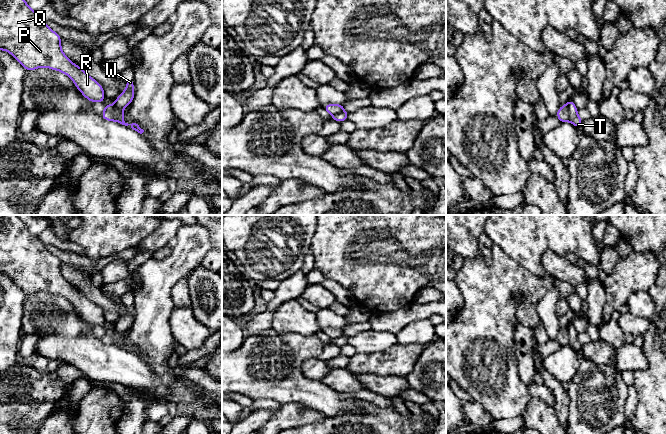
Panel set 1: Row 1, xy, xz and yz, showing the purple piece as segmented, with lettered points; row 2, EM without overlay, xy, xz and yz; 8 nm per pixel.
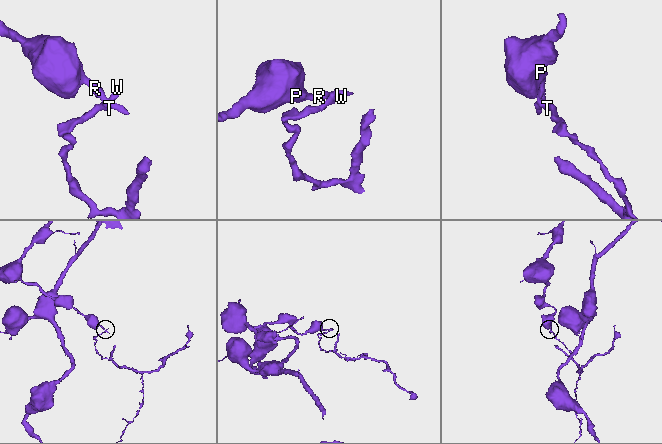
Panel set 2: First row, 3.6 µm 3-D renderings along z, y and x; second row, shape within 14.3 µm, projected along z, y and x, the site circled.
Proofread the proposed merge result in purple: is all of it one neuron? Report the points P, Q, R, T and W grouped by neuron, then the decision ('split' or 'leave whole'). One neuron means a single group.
P Q R / T W; split

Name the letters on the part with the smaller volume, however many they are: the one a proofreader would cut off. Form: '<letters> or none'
T, W

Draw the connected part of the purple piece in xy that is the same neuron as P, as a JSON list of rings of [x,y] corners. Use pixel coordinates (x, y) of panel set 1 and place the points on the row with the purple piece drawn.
[[[0,0],[0,50],[9,52],[25,71],[46,67],[64,73],[90,102],[103,102],[103,86],[74,64],[62,51],[61,37],[46,25],[46,21],[32,10],[25,0]]]

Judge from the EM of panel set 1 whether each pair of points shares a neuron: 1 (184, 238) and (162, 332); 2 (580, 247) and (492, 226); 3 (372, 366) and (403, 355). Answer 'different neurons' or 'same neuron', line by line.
1: same neuron
2: same neuron
3: same neuron

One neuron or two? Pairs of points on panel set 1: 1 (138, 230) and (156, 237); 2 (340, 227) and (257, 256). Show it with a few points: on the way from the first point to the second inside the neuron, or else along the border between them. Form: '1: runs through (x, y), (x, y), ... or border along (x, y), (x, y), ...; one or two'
1: border along (159, 225), (137, 245); two
2: border along (317, 225), (309, 248); two

